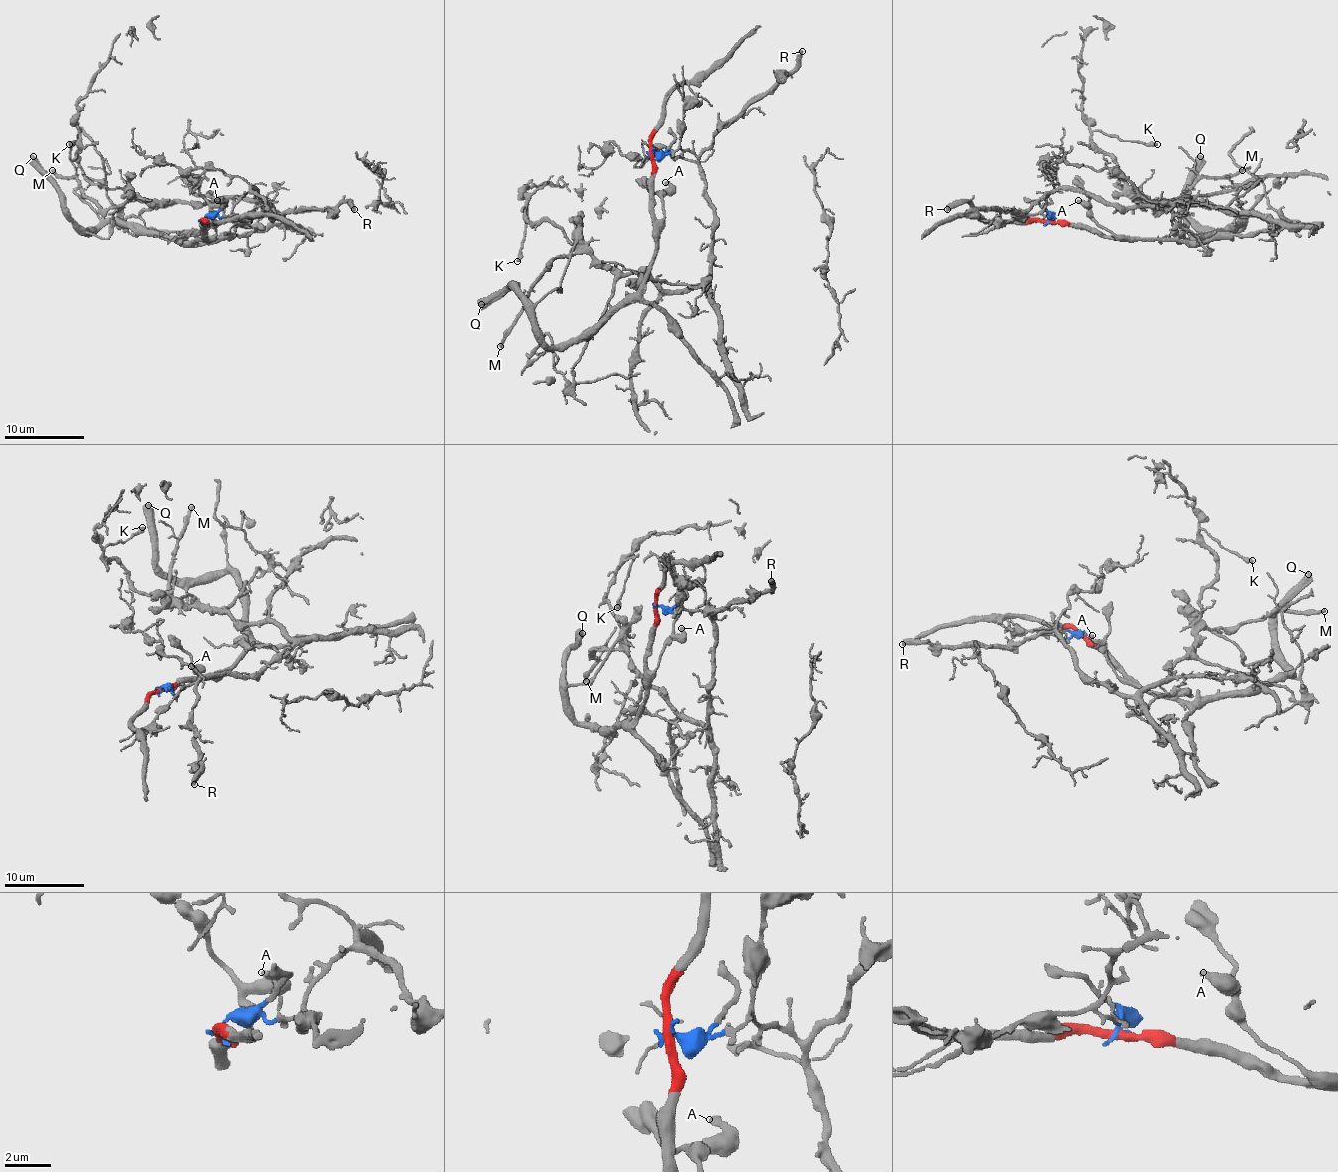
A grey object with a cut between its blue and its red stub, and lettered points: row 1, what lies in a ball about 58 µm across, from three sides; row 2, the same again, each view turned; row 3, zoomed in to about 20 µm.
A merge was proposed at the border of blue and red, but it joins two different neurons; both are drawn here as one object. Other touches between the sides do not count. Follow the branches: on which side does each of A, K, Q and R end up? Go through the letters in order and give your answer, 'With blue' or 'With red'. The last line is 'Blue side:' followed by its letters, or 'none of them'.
A: With red
K: With blue
Q: With red
R: With blue
Blue side: K, R

